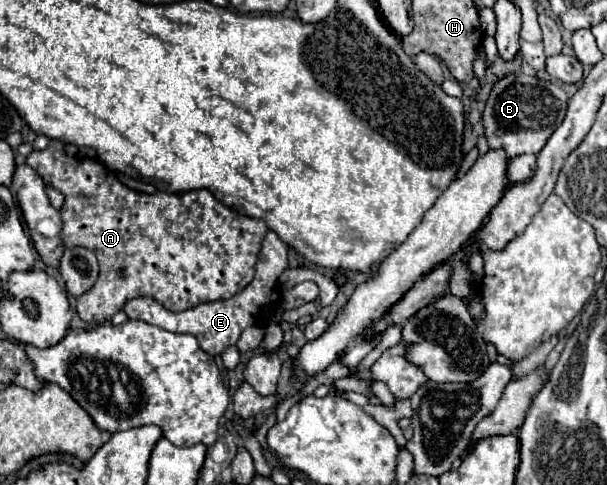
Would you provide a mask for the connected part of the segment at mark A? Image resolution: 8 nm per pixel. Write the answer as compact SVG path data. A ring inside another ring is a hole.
M50 140L46 150L34 150L26 158L26 164L32 166L48 186L56 188L66 198L60 208L64 224L60 238L64 246L84 246L92 250L100 262L100 278L96 286L78 298L76 310L84 322L108 322L112 314L124 308L126 300L138 296L152 296L168 310L184 312L204 302L226 300L252 282L258 252L268 228L262 220L230 210L218 202L210 190L202 188L184 194L142 194L124 186L104 164L90 158L68 156L64 152L64 142L60 140Z

